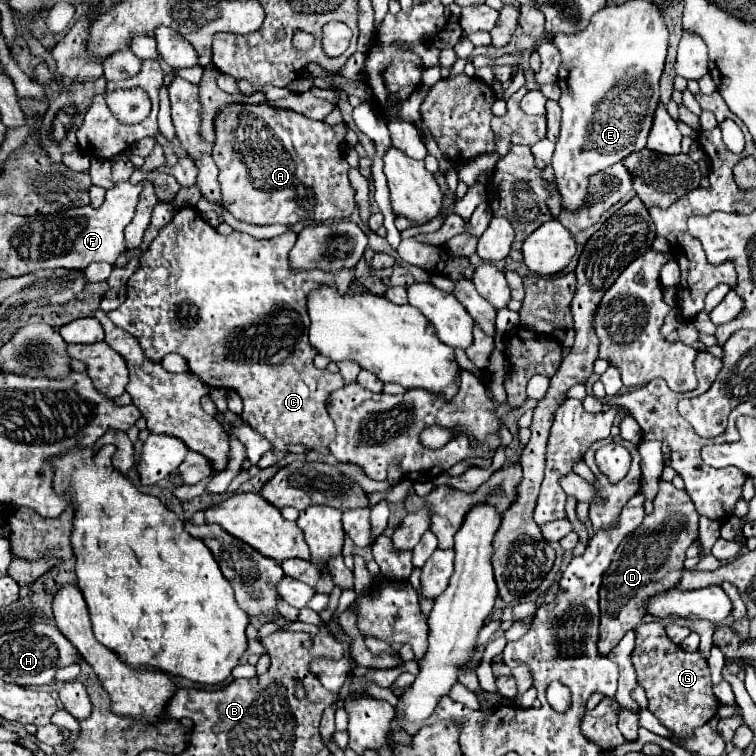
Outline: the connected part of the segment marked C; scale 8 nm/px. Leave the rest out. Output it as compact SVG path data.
M184 206L174 214L174 218L164 228L160 228L158 236L142 250L138 270L126 282L126 300L124 300L124 304L120 304L120 308L108 312L108 318L118 328L130 332L140 342L142 352L150 360L160 362L166 354L176 352L176 354L180 354L180 356L184 356L188 360L190 372L196 374L210 388L230 388L230 390L236 390L240 394L240 398L244 402L242 418L248 422L248 426L252 426L252 430L256 430L260 436L264 436L272 444L272 448L262 454L262 458L258 462L260 468L266 468L266 466L272 466L272 464L278 464L280 460L284 460L290 454L290 446L294 446L294 444L306 444L308 448L316 450L316 448L328 448L328 444L334 442L334 422L332 422L332 418L330 418L330 414L326 410L326 400L328 400L330 392L342 388L342 376L340 374L330 374L328 370L318 370L312 364L316 352L308 344L310 318L308 318L308 312L306 312L306 296L308 296L308 292L312 288L316 288L320 284L320 280L330 280L330 284L334 284L340 292L344 292L350 286L350 282L354 280L354 268L338 270L338 272L324 272L324 270L318 270L318 268L302 270L302 272L294 270L294 268L290 270L288 254L294 248L294 244L296 244L296 234L294 232L286 232L286 234L282 234L278 238L272 238L272 240L256 240L250 234L244 234L244 232L238 232L238 230L234 230L228 236L222 236L200 216L200 212L196 208Z

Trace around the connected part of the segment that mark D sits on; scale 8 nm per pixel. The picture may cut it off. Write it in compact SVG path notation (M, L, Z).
M660 480L660 490L658 496L654 498L654 512L644 518L640 528L636 528L616 550L616 558L610 564L610 568L602 576L602 586L600 586L600 642L598 642L598 652L608 654L620 638L638 626L638 622L646 614L646 606L650 598L658 596L660 592L672 590L678 582L682 562L686 558L686 548L698 538L698 512L686 494L686 490L674 488L672 482Z

